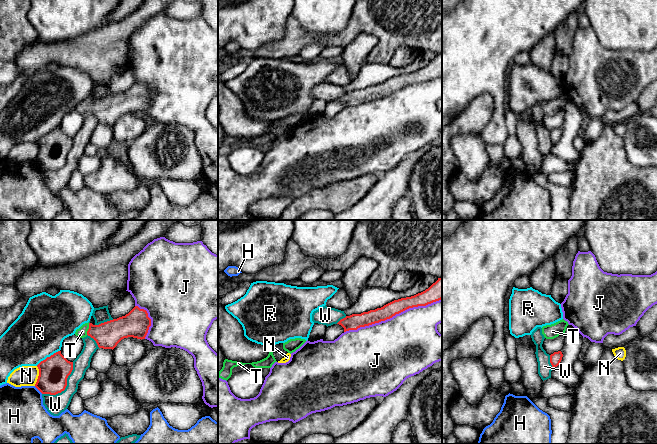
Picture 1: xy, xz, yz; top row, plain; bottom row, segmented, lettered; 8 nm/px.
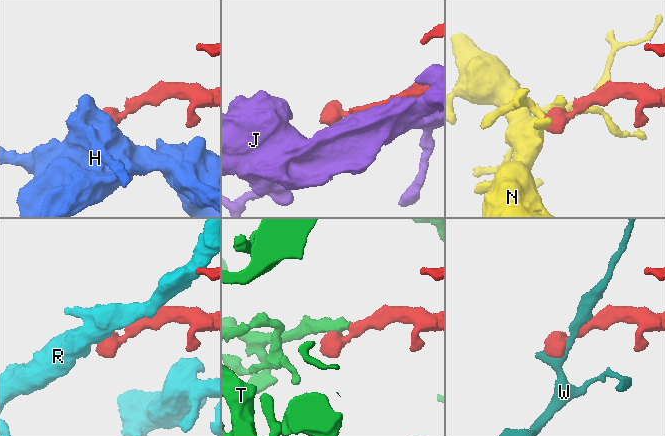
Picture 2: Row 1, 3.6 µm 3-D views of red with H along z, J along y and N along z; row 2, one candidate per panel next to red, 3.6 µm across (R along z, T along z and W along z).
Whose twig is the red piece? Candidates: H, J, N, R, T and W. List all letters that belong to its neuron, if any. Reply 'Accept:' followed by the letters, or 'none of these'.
Accept: T

